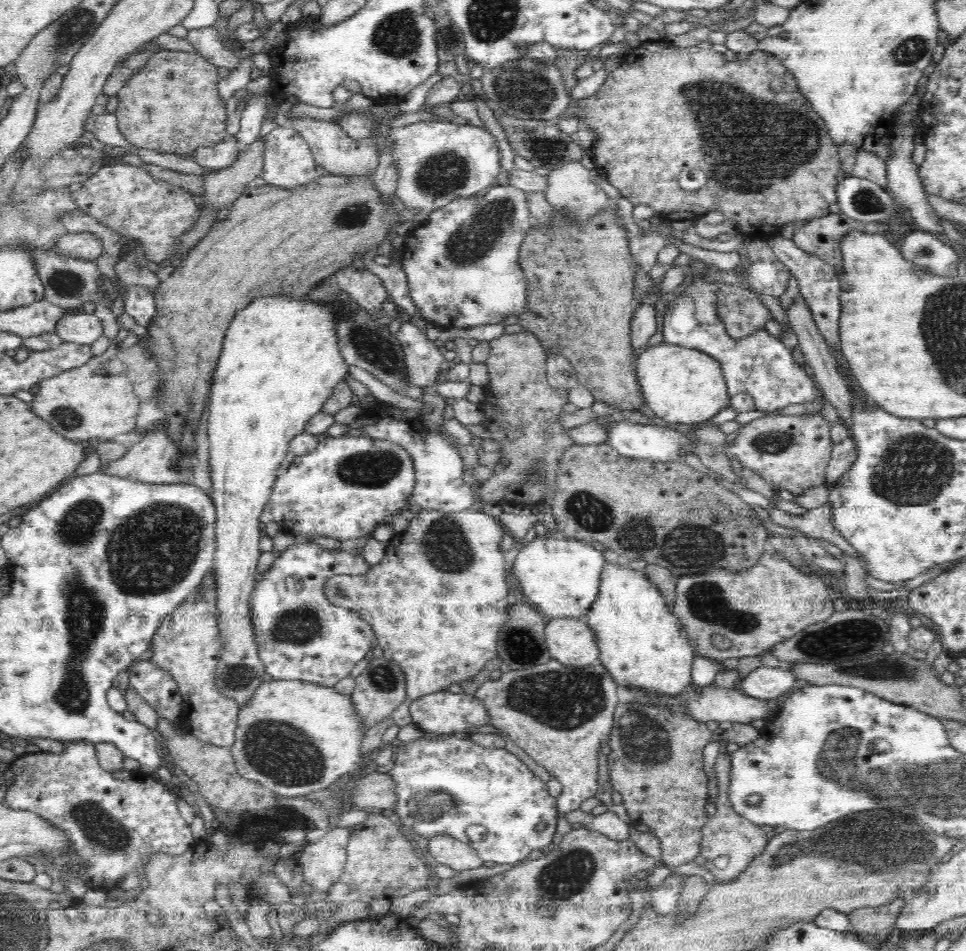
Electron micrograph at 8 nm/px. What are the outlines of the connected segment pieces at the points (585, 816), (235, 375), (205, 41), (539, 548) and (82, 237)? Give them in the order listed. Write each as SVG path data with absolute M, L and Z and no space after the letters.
M578 809L565 813L565 817L570 824L580 822L588 829L601 832L608 838L626 840L630 836L630 825L632 824L624 823L612 811L606 811L601 815L593 816Z
M256 298L249 303L250 306L244 307L244 310L236 312L236 316L232 319L232 324L227 328L226 338L222 345L220 356L213 372L213 381L211 382L211 391L209 394L210 404L208 406L209 416L206 432L208 434L208 442L210 443L210 473L212 477L212 494L214 507L216 507L216 552L214 558L214 574L217 585L216 609L218 609L218 627L220 627L220 639L222 639L222 656L220 656L220 664L216 668L214 681L220 689L222 695L226 695L234 700L240 707L246 704L251 696L255 694L256 689L264 682L265 668L261 658L259 657L253 624L251 619L251 597L256 588L256 566L258 566L258 557L261 554L259 540L264 535L264 525L260 518L264 513L264 508L268 505L270 496L273 492L275 481L279 478L278 469L283 464L286 455L289 452L289 445L292 438L296 434L305 430L308 420L322 411L322 407L330 398L335 386L339 384L349 374L349 364L339 351L339 342L336 336L337 312L335 312L335 304L320 304L319 302L306 302L306 300L288 300L288 298Z
M213 27L190 30L186 40L194 47L196 53L217 67L224 66L235 70L240 64L238 56L224 47L222 38Z
M548 534L532 536L523 542L511 574L528 598L527 602L536 606L547 619L584 618L599 596L606 564L603 550L598 545Z
M91 232L62 234L54 248L59 254L82 261L94 261L104 254L103 242Z

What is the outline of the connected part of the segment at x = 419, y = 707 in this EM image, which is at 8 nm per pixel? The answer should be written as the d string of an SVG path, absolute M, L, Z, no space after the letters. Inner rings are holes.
M436 691L425 694L409 704L411 723L416 725L427 736L448 736L454 734L477 733L477 729L484 725L492 725L484 703L475 695L466 693L450 693L449 691Z

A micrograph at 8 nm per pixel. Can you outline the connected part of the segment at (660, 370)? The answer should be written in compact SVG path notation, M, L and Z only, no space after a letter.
M662 342L637 352L634 363L644 408L660 423L669 426L696 424L730 406L731 398L720 361L705 352Z

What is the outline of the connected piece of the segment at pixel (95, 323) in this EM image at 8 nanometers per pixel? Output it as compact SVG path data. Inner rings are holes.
M82 308L68 311L68 314L58 322L56 334L65 342L76 344L92 344L102 333L103 326L94 313L86 313Z

